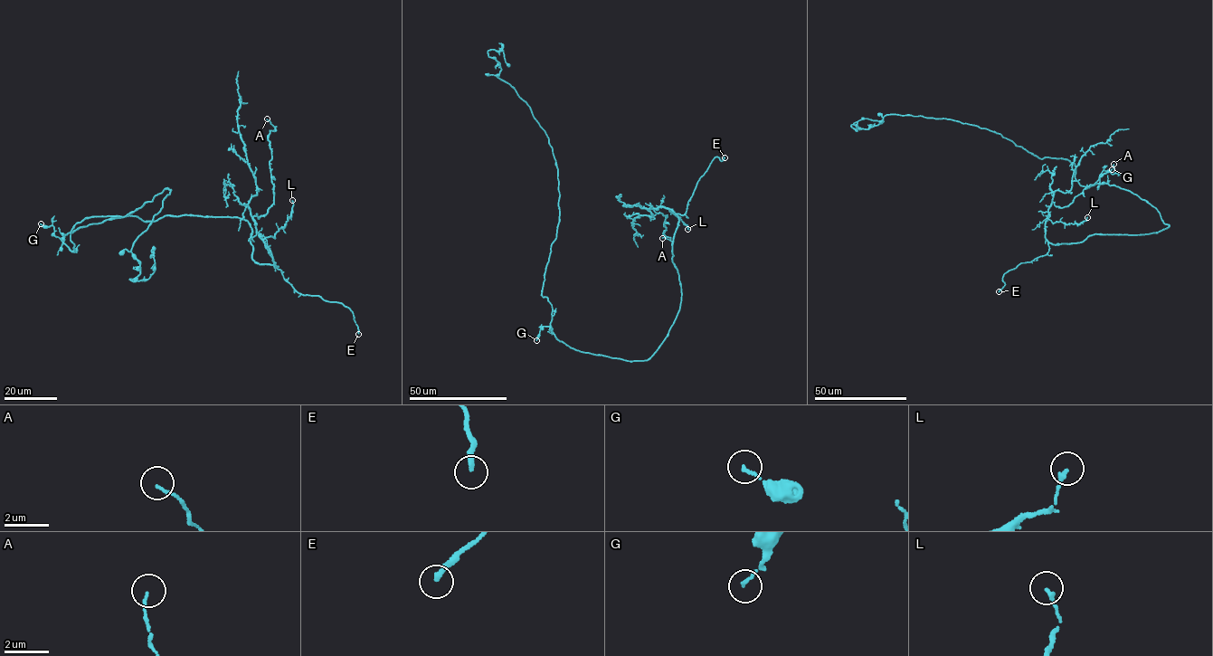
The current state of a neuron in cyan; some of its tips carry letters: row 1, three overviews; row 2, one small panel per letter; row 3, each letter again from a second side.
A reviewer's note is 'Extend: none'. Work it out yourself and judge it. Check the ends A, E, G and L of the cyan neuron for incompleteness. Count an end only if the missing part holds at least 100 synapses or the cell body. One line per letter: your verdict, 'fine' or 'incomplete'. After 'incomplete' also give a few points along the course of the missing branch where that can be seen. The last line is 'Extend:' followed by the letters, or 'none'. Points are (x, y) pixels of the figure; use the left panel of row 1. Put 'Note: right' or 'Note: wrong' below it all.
A: fine
E: incomplete; missing branch runs (358, 334), (357, 346), (337, 349), (327, 347), (305, 330)
G: fine
L: fine
Extend: E
Note: wrong

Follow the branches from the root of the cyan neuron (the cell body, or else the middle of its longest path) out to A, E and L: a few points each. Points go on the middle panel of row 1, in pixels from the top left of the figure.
A: (566, 344), (628, 360), (653, 355), (681, 294), (678, 216), (650, 206), (667, 215), (670, 240), (662, 238)
E: (566, 344), (628, 360), (653, 355), (681, 299), (672, 259), (677, 213), (686, 213), (712, 159), (724, 157)
L: (566, 344), (628, 360), (649, 359), (667, 336), (681, 296), (672, 259), (678, 216), (659, 207), (687, 229)

